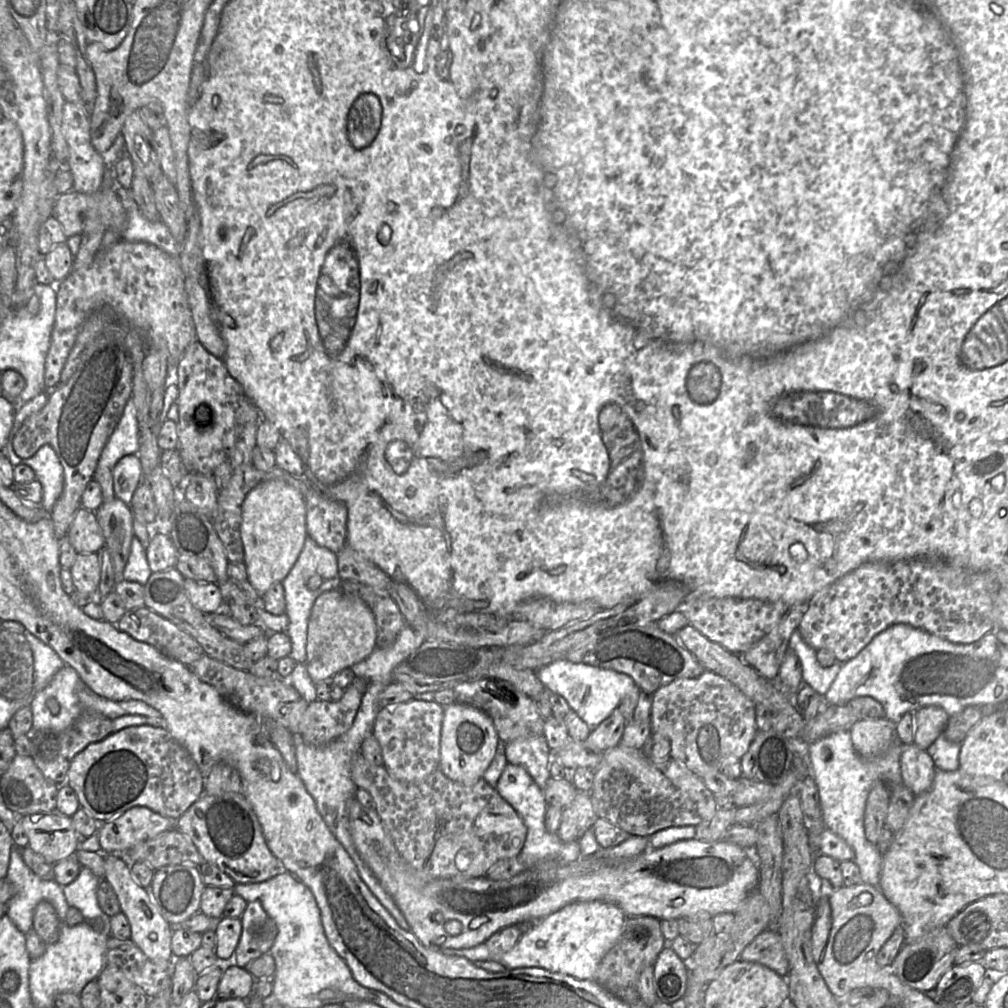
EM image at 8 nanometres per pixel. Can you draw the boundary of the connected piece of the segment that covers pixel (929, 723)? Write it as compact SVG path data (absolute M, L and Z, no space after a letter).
M925 706L916 711L913 743L926 750L944 731L949 715L938 706Z

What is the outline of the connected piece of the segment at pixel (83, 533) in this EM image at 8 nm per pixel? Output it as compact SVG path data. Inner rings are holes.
M81 506L68 529L67 537L79 553L98 553L105 546L103 531L94 511Z

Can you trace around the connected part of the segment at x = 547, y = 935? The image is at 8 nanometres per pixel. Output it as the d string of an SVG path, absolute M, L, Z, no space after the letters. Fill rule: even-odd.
M573 902L530 924L518 942L505 953L491 955L485 943L471 948L446 948L440 952L447 956L464 957L471 962L494 960L506 969L539 967L578 979L593 979L602 958L619 939L626 919L621 908L614 903Z

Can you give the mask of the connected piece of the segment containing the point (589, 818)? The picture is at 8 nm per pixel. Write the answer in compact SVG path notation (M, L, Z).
M578 792L571 804L563 808L561 822L556 833L563 842L579 841L597 818L590 793Z

